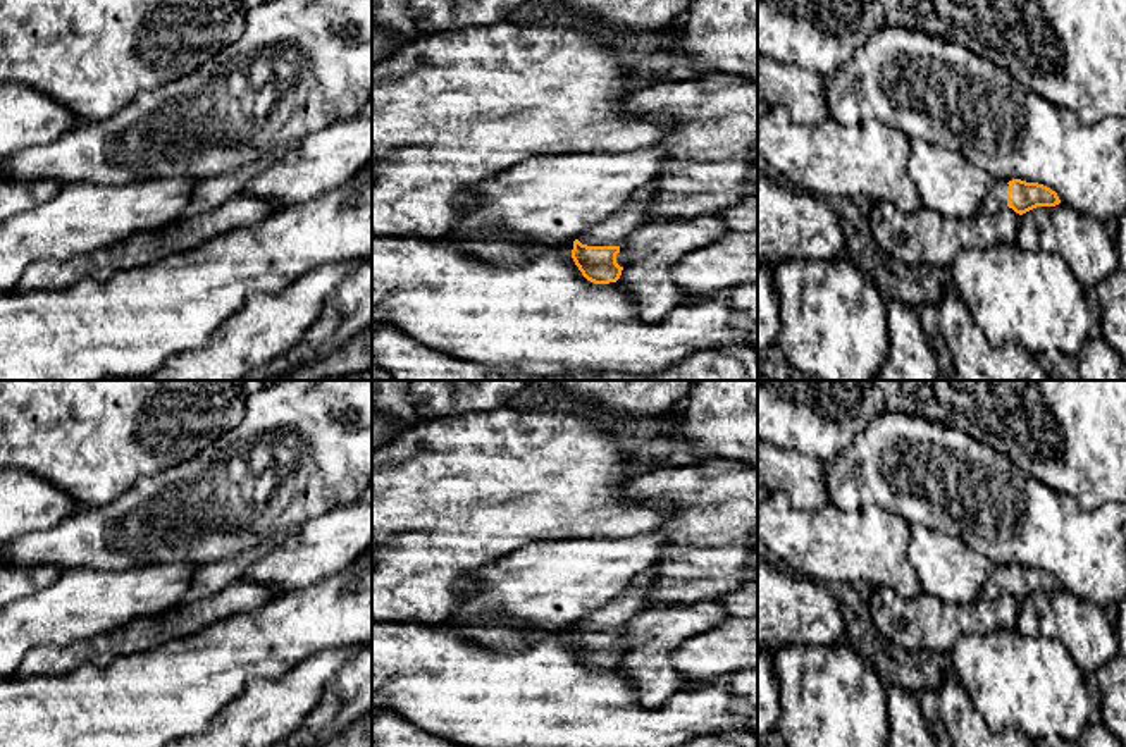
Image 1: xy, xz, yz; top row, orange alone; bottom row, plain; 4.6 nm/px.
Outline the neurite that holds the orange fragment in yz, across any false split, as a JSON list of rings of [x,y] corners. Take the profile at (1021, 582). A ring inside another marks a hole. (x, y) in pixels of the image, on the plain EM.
[[[1021,565],[995,566],[983,592],[981,599],[988,601],[1004,592],[1012,594],[1023,601],[1036,592],[1055,592],[1061,585],[1055,577],[1038,568],[1026,568]]]

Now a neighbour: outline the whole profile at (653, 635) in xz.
[[[720,599],[646,608],[620,632],[627,649],[620,668],[635,685],[640,706],[665,704],[689,683],[675,668],[673,654],[692,637],[730,618]]]

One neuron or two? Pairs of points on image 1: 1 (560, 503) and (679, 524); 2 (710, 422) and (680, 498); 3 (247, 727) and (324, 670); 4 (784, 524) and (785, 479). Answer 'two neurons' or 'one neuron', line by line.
1: two neurons
2: two neurons
3: one neuron
4: two neurons

